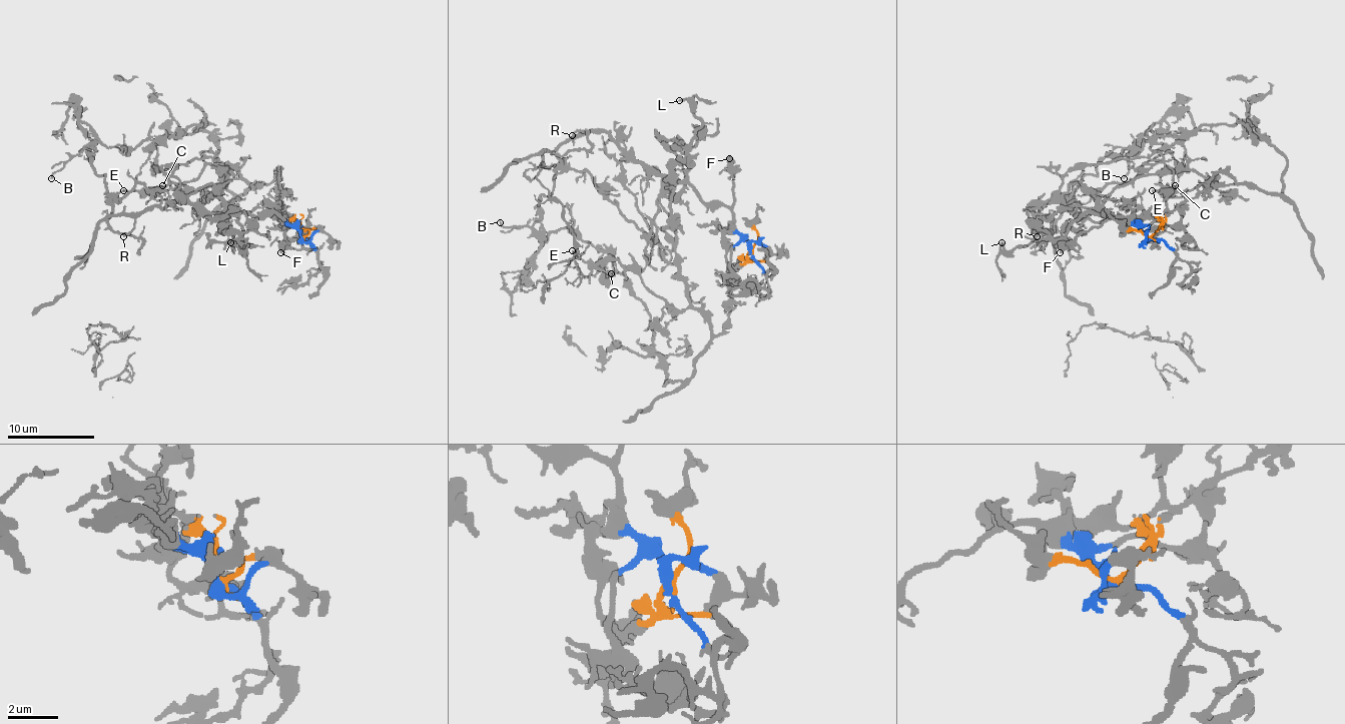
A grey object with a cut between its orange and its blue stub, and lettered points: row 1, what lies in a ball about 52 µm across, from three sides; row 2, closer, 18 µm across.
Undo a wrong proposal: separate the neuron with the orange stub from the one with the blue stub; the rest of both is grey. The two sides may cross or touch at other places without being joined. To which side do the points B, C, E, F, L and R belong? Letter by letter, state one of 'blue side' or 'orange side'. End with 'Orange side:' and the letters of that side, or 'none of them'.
B: blue side
C: orange side
E: orange side
F: blue side
L: blue side
R: blue side
Orange side: C, E

